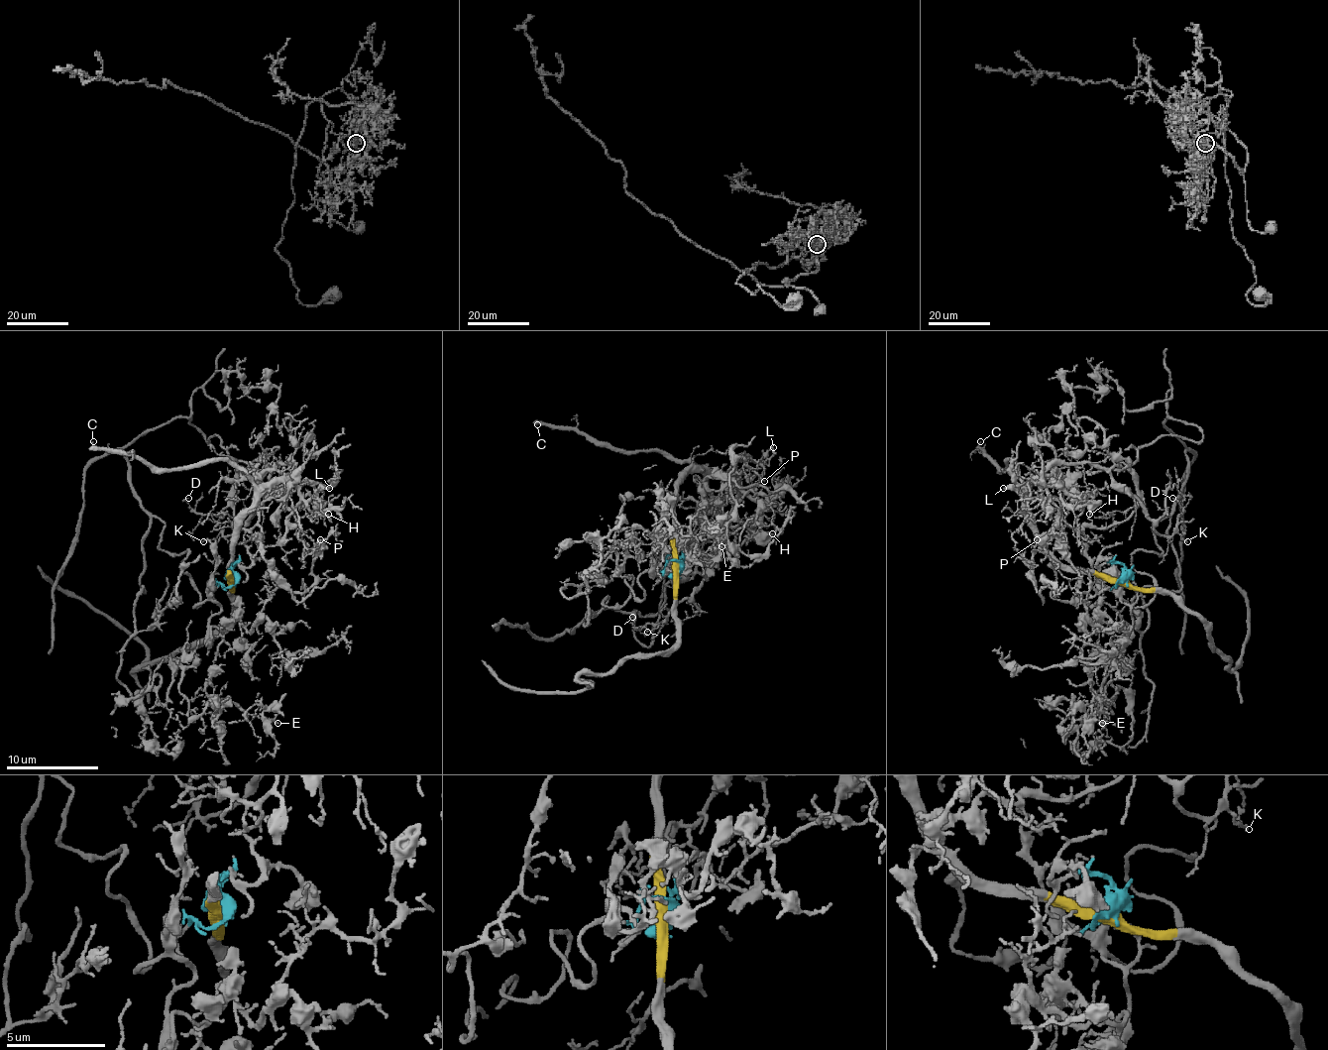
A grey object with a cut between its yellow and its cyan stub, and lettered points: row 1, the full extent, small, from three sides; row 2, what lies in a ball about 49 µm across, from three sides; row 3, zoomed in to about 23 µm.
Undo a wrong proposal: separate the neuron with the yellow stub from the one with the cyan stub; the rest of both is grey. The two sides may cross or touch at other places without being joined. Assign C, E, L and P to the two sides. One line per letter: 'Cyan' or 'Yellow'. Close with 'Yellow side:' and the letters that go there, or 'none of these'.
C: Yellow
E: Cyan
L: Yellow
P: Yellow
Yellow side: C, L, P

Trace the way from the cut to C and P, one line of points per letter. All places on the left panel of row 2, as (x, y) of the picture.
C: (232, 581), (232, 542), (253, 482), (223, 459), (152, 469), (92, 441)
P: (232, 581), (232, 542), (239, 517), (276, 482), (285, 485), (303, 532), (317, 544), (320, 539)

